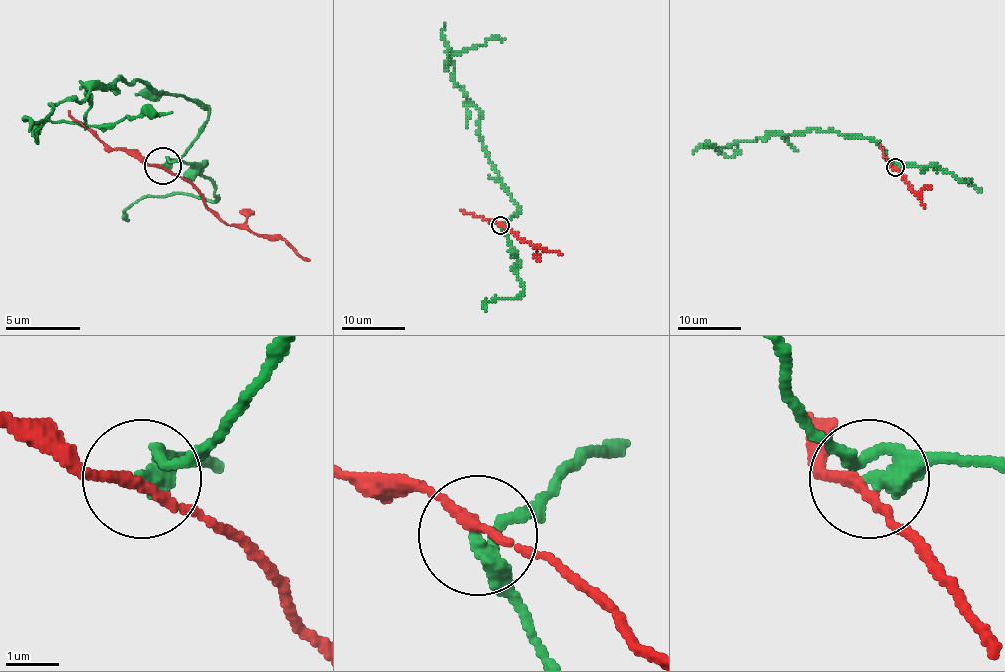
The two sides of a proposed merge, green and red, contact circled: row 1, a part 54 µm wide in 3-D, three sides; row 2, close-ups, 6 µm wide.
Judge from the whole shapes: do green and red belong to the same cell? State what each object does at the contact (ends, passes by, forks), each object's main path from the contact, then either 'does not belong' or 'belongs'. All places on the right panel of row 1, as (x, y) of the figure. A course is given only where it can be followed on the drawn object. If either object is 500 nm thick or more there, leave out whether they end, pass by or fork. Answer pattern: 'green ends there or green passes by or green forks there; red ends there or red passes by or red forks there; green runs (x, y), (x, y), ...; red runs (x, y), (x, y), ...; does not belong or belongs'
green passes by; red passes by; green runs (895, 167), (885, 158), (885, 151), (870, 139), (835, 131), (770, 134), (718, 150), (710, 143); red runs (895, 167), (925, 207); does not belong

